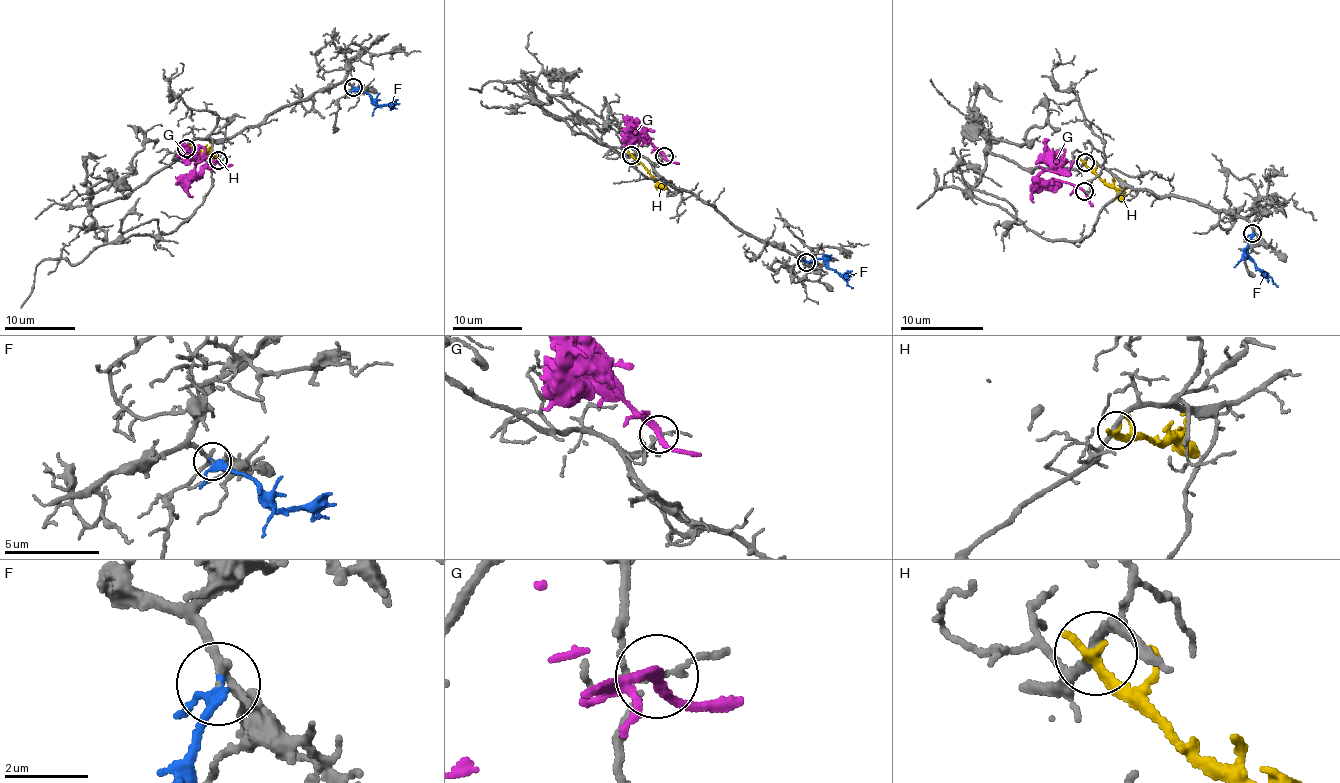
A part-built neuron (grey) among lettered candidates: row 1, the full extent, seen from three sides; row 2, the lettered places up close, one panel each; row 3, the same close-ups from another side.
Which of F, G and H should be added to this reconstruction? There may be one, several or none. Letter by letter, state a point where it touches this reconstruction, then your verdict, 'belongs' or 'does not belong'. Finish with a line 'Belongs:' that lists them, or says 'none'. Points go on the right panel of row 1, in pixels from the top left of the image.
F: contact (1252, 233); belongs
G: contact (1084, 191); does not belong
H: contact (1085, 162); does not belong
Belongs: F

